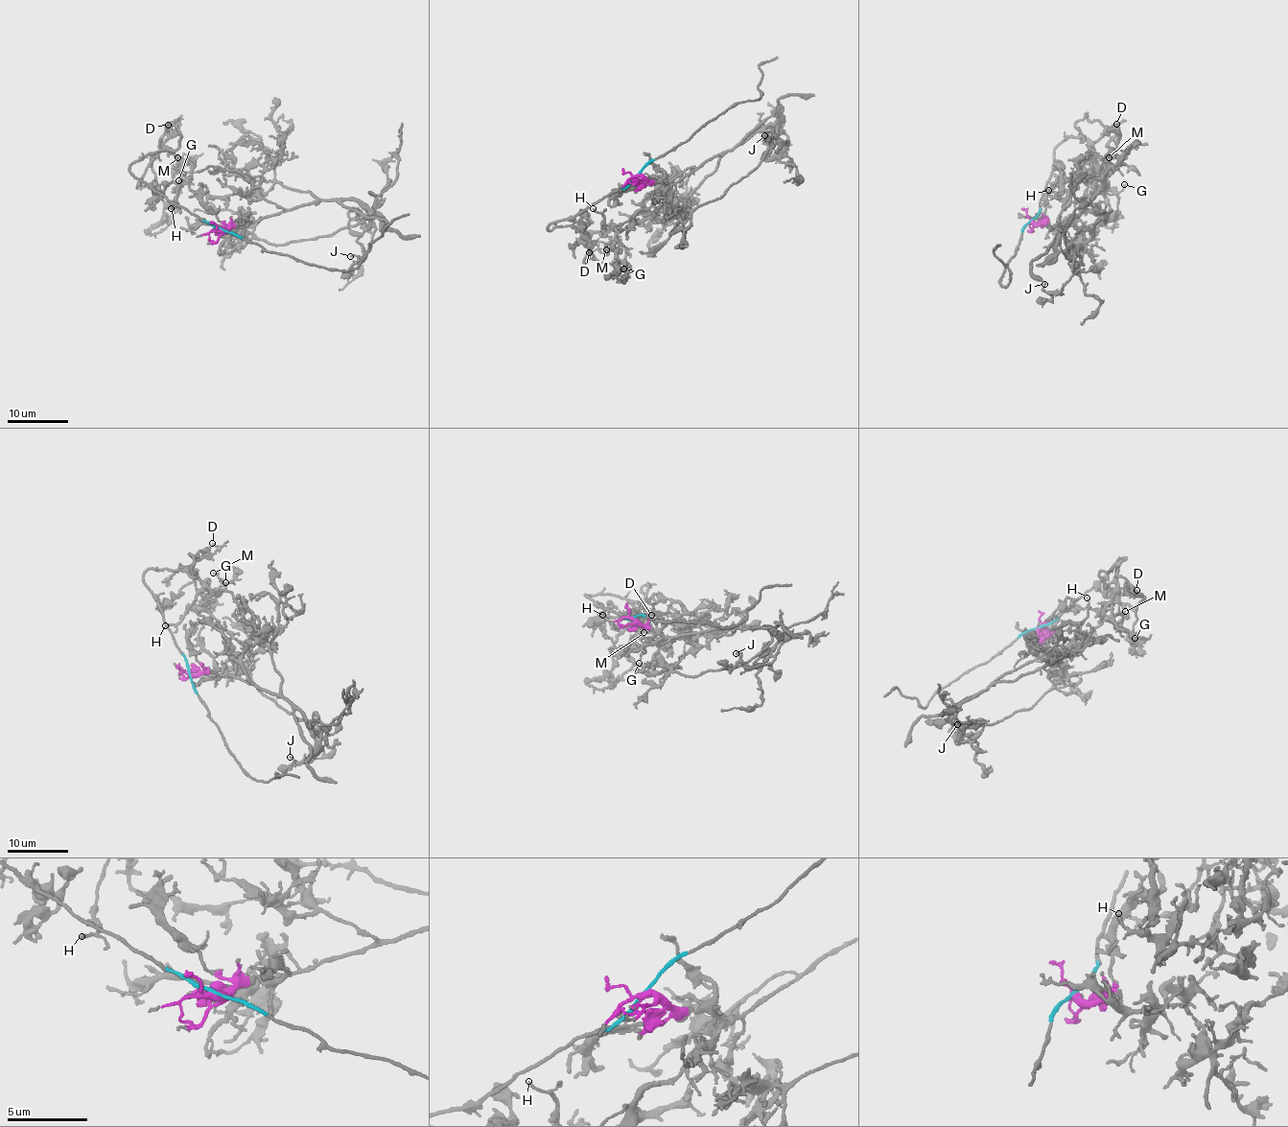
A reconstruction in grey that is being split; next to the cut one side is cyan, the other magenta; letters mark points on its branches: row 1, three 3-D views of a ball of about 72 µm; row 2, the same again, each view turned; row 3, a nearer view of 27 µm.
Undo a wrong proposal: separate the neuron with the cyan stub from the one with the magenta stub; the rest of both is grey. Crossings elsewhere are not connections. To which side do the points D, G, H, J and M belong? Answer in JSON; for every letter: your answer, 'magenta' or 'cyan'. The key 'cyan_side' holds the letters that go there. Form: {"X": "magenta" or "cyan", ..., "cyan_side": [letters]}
{"D": "cyan", "G": "cyan", "H": "cyan", "J": "magenta", "M": "cyan", "cyan_side": ["D", "G", "H", "M"]}

